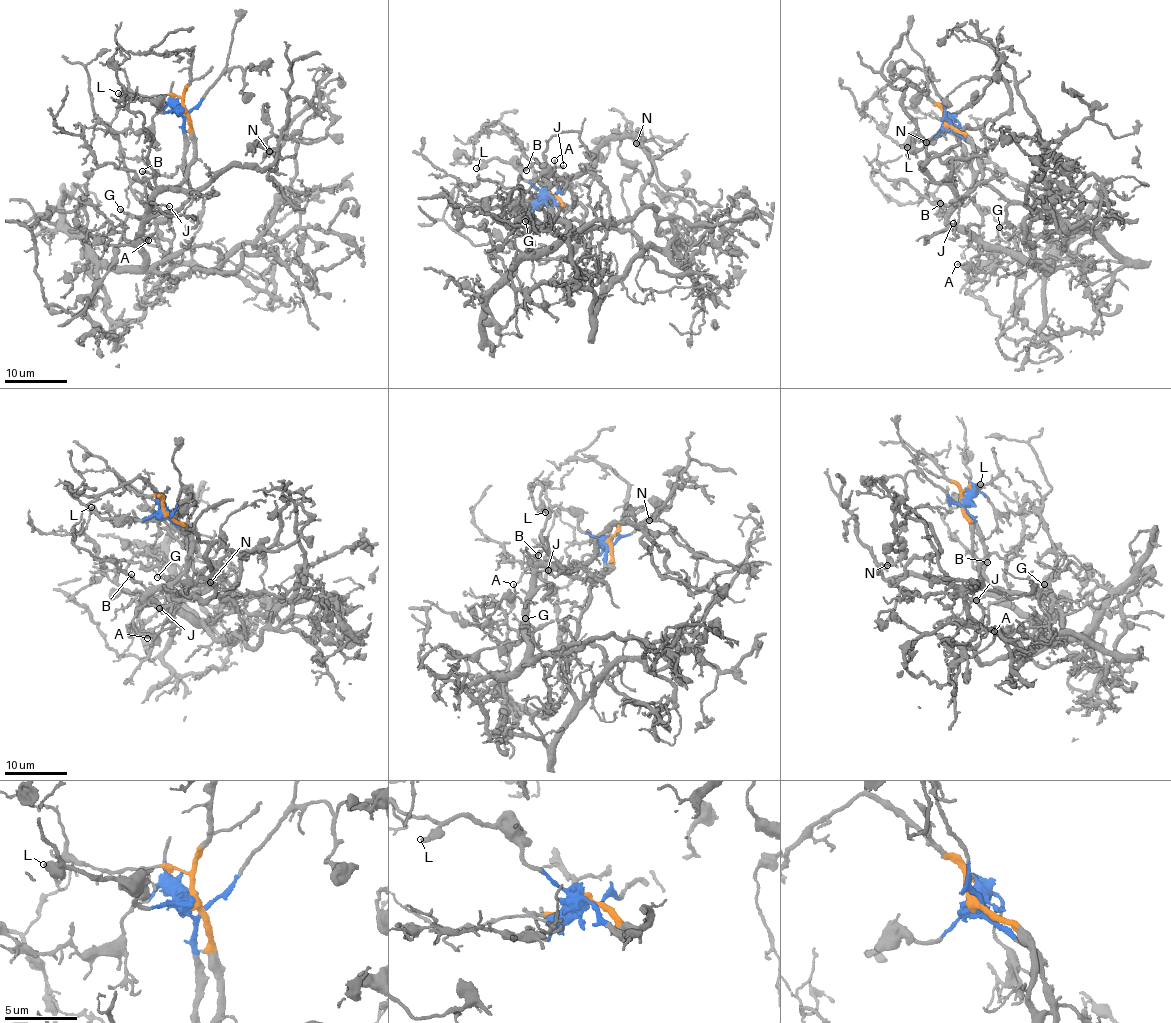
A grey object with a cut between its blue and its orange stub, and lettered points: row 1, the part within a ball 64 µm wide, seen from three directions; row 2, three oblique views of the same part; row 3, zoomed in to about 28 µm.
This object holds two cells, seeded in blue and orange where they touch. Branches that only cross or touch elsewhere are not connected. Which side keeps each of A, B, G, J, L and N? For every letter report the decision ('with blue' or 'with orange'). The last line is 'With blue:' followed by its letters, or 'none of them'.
A: with blue
B: with orange
G: with blue
J: with orange
L: with blue
N: with orange
With blue: A, G, L

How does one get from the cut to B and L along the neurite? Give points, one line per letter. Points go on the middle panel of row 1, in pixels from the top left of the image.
B: (547, 195), (570, 206), (576, 199), (564, 182), (549, 175), (538, 163), (534, 162), (526, 170)
L: (547, 195), (541, 195), (525, 181), (521, 171), (507, 161), (491, 157), (476, 168)

